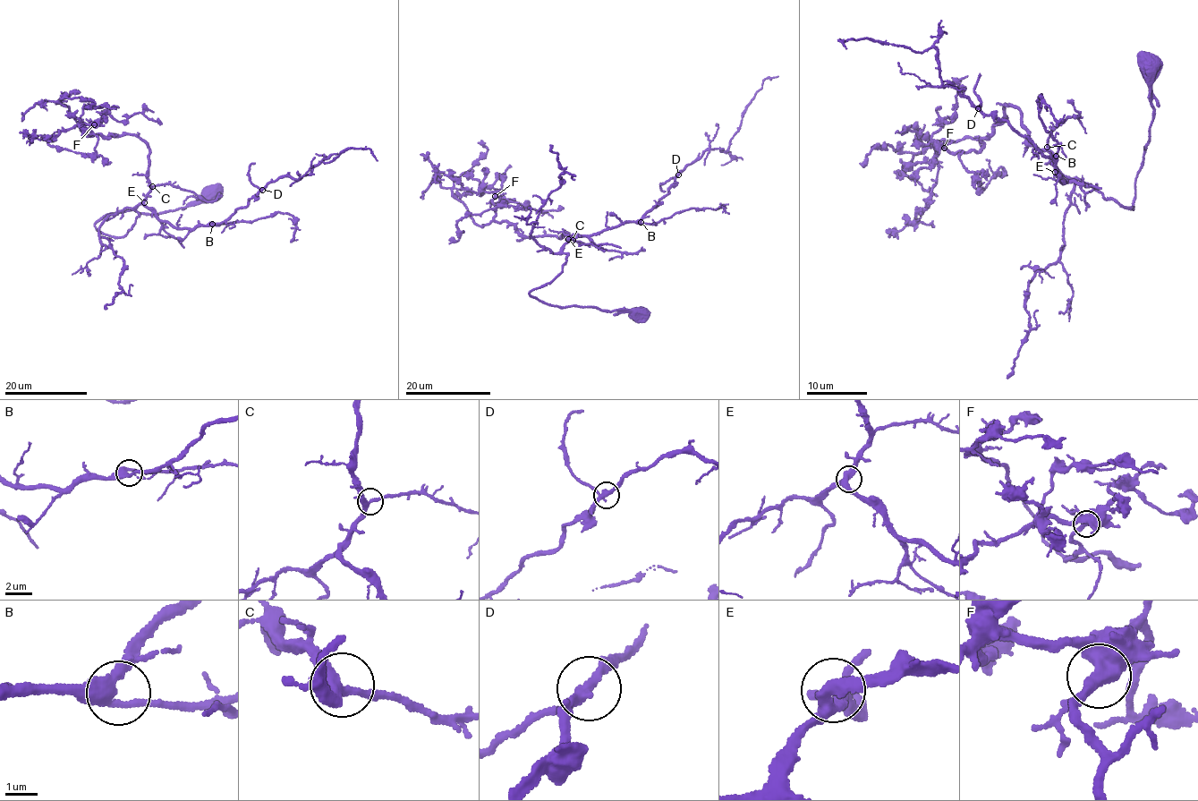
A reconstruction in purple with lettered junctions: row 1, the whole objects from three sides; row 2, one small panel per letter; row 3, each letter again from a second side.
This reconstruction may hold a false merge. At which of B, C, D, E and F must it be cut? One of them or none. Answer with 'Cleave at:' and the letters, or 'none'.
Cleave at: none

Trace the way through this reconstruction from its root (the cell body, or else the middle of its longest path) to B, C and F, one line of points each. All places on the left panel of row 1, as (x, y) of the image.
B: (209, 191), (157, 214), (109, 212), (95, 227), (123, 236), (141, 203), (174, 226), (212, 224)
C: (209, 191), (183, 208), (157, 214), (109, 212), (95, 227), (123, 236), (136, 221), (137, 205), (152, 186)
F: (209, 191), (157, 214), (109, 212), (103, 234), (136, 221), (149, 150), (135, 135), (88, 136), (93, 124)

